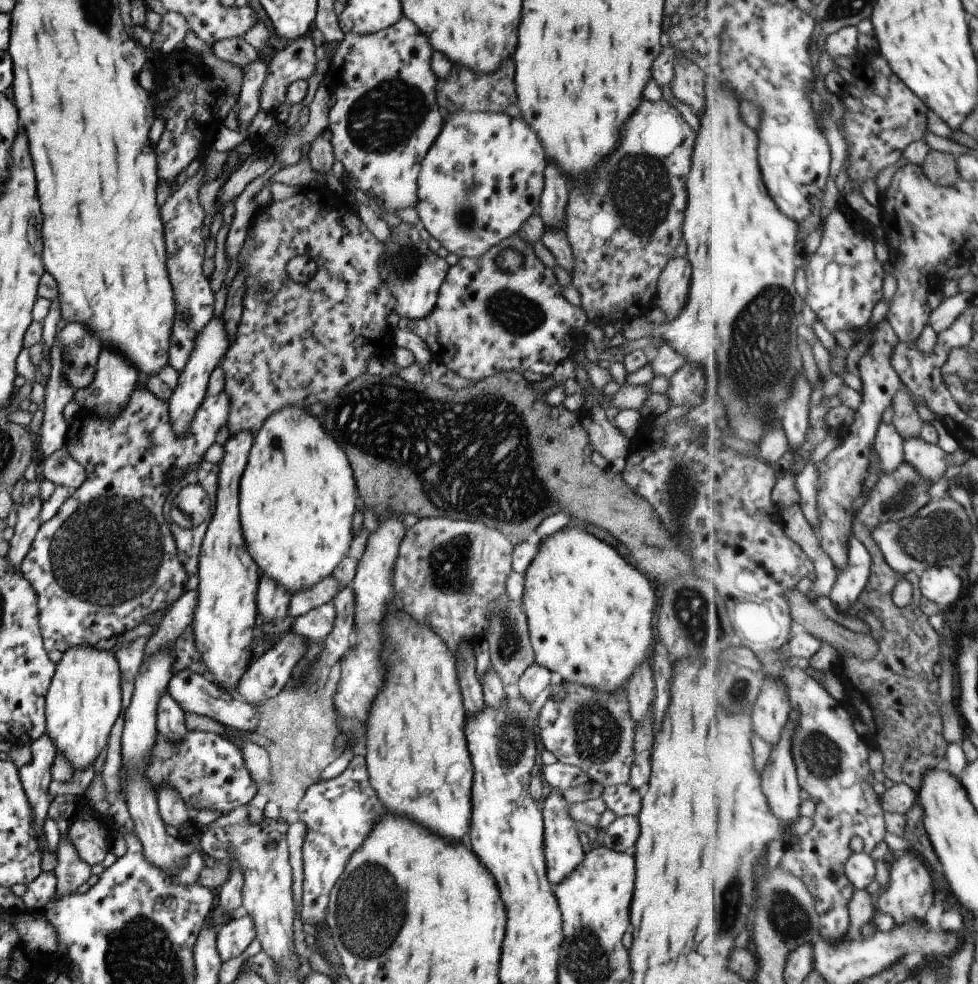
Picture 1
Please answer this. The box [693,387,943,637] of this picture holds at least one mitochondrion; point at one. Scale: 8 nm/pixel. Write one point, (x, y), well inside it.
(907, 496)

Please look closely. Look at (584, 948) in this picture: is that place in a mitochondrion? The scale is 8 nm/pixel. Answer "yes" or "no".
yes

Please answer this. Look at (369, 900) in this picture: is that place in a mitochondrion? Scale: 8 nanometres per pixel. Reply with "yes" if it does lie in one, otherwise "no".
yes

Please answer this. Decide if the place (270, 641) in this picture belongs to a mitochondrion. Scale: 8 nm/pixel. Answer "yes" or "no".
no

